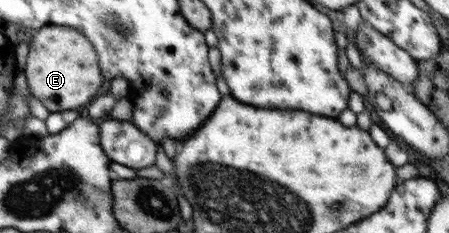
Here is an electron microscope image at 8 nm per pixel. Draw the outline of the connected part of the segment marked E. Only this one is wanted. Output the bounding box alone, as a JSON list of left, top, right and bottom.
[23,25,103,113]

